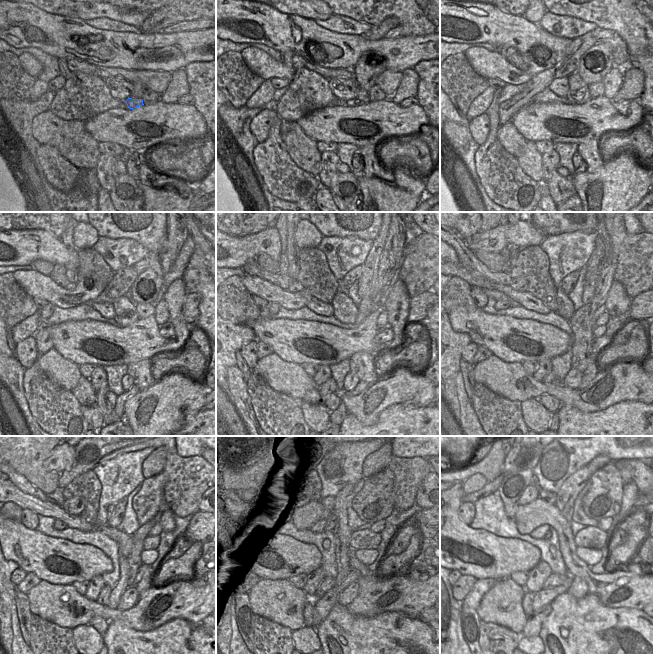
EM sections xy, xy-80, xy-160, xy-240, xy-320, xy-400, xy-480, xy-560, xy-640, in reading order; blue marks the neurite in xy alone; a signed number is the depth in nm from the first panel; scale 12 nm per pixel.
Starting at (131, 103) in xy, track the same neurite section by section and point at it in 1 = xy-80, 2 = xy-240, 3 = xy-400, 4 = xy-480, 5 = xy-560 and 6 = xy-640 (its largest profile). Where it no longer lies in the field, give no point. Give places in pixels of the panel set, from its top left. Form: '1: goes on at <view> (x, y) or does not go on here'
1: goes on at xy-80 (361, 97)
2: goes on at xy-240 (125, 309)
3: goes on at xy-400 (565, 308)
4: goes on at xy-480 (110, 508)
5: goes on at xy-560 (328, 502)
6: goes on at xy-640 (550, 497)

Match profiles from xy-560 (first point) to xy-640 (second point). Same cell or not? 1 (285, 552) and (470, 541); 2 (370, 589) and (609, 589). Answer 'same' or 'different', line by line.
1: same
2: same

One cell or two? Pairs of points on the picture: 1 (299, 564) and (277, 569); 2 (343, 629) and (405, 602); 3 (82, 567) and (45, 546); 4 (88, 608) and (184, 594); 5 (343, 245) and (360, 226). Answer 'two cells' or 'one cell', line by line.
1: one cell
2: two cells
3: one cell
4: one cell
5: two cells

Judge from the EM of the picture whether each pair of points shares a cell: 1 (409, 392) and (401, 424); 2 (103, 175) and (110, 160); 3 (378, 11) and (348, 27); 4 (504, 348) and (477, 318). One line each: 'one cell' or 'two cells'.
1: two cells
2: one cell
3: two cells
4: one cell

